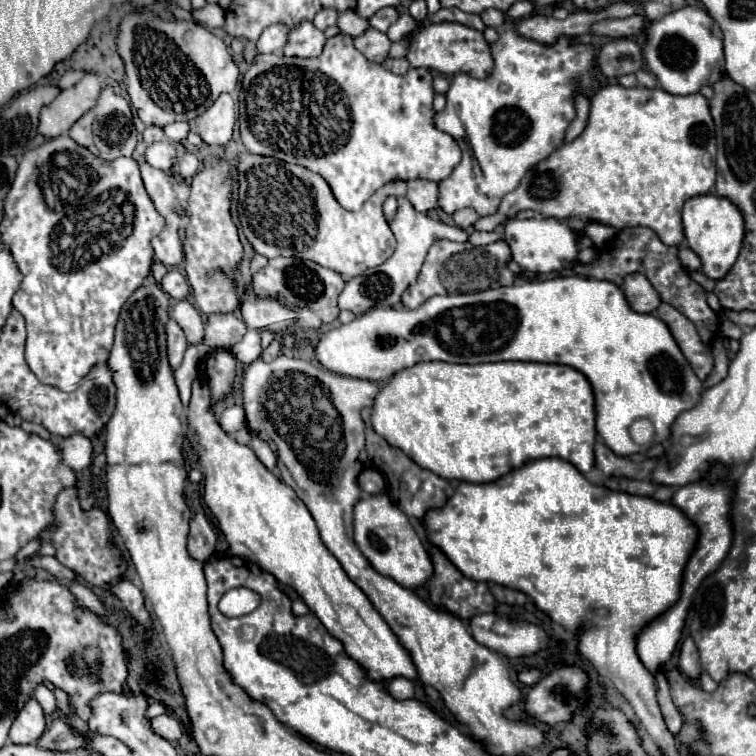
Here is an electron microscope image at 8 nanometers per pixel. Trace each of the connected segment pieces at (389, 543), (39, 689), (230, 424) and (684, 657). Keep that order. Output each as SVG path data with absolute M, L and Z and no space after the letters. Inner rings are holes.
M384 494L360 500L354 506L354 542L376 572L392 578L404 588L420 588L434 574L432 560L422 538L414 530L408 516Z
M38 684L34 688L34 698L40 702L40 706L44 708L46 714L52 714L56 710L56 700L54 700L54 694L44 686L44 684Z
M228 406L220 416L218 416L218 424L222 426L222 430L226 434L234 434L240 428L246 426L246 416L244 416L244 408L242 406Z
M686 636L684 642L682 642L682 646L680 646L680 660L678 660L678 664L680 664L680 670L682 670L688 678L696 680L696 678L700 676L698 648L694 646L694 640L692 640L690 636Z

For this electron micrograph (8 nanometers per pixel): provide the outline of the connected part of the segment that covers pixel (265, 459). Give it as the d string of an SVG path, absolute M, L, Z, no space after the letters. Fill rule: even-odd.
M252 438L252 442L250 442L250 448L254 450L254 454L258 456L258 460L268 468L268 470L274 470L276 468L276 454L272 452L272 448L264 442L264 440L260 440L260 438Z

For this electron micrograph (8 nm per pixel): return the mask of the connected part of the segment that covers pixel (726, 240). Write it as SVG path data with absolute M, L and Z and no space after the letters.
M714 192L694 196L686 200L682 210L682 224L684 224L684 236L688 246L700 256L704 274L712 280L722 280L732 264L738 258L742 240L744 240L744 216L738 210L738 206Z

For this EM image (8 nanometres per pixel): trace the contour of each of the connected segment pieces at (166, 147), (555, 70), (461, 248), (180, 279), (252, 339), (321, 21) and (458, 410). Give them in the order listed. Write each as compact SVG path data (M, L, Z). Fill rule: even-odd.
M156 142L146 150L146 162L158 170L168 172L178 160L178 148L170 142Z
M506 22L496 28L500 40L492 44L494 70L486 80L472 76L456 74L452 88L446 92L446 108L434 114L434 124L438 130L450 134L462 146L462 159L454 172L438 184L438 206L446 214L454 214L460 208L474 208L480 216L494 214L501 199L518 186L522 176L540 160L548 158L564 142L566 128L572 120L568 118L566 96L574 94L578 86L588 90L592 82L590 70L594 66L594 50L586 44L570 44L570 38L558 38L556 44L538 44L514 34L514 22ZM554 94L564 94L562 100L556 100Z
M438 240L430 248L424 266L420 270L418 282L412 284L404 294L402 294L402 304L406 308L418 308L424 304L428 298L436 296L436 284L440 282L448 294L454 292L478 292L478 290L488 290L488 288L500 288L500 286L510 286L514 282L514 274L506 268L506 262L510 260L510 248L506 246L504 240L496 240L488 246L476 248L470 242L450 242L450 240Z
M176 268L166 272L166 276L162 278L160 286L174 300L184 300L188 296L188 292L190 292L190 286L188 286L184 274L180 270L176 270Z
M248 330L246 336L242 338L242 342L238 342L238 346L232 348L232 354L242 362L242 364L250 364L254 360L260 358L260 332L258 330Z
M322 8L316 16L314 16L314 26L318 26L320 30L326 30L328 26L334 26L338 20L338 12L334 8Z
M420 362L396 372L374 396L372 404L372 428L378 436L382 436L390 446L400 448L404 454L408 454L418 466L432 470L440 478L446 480L462 480L462 482L494 482L502 478L504 474L524 466L526 462L540 460L540 458L562 458L570 464L574 464L582 474L590 472L594 466L594 440L596 440L596 428L594 428L594 394L590 388L590 382L586 376L570 366L560 364L538 364L538 362L496 362L482 364L454 364L448 362Z

